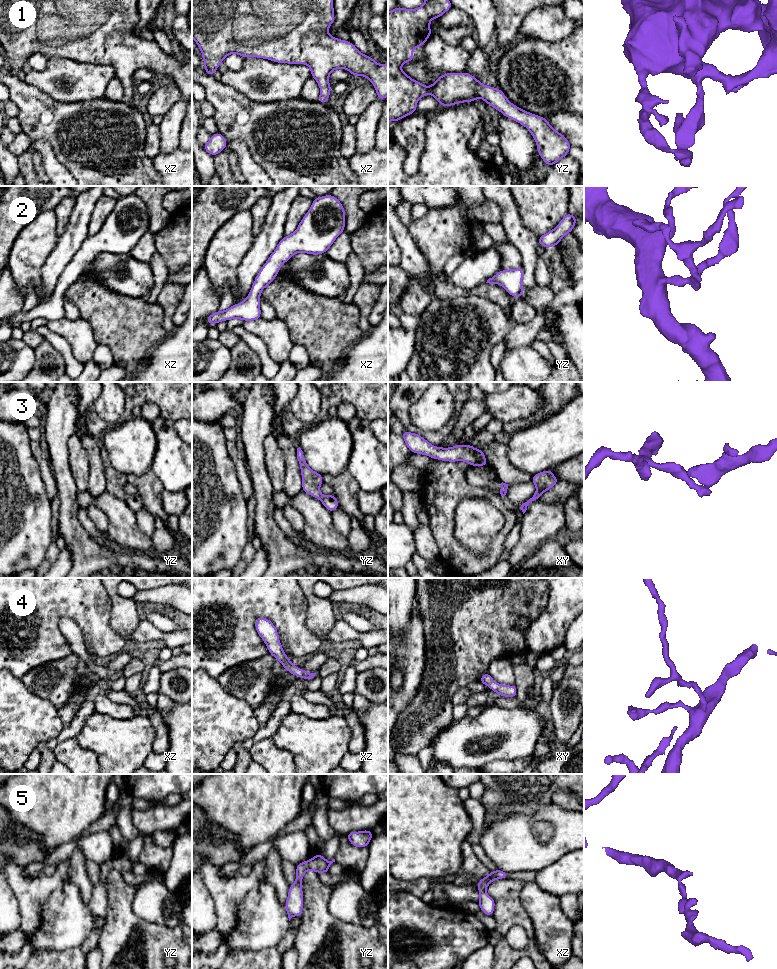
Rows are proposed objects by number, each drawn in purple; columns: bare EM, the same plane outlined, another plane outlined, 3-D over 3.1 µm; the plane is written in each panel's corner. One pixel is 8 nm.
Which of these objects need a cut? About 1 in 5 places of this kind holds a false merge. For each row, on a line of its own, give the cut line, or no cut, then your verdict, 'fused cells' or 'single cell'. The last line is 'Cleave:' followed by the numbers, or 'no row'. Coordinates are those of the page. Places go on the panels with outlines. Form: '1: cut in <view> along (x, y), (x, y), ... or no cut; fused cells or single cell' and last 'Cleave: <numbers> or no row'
1: no cut; single cell
2: no cut; single cell
3: no cut; single cell
4: no cut; single cell
5: no cut; single cell
Cleave: no row

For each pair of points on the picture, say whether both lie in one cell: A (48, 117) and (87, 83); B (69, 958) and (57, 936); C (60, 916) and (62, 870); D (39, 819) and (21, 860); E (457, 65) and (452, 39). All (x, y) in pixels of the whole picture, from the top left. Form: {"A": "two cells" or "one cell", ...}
{"A": "two cells", "B": "two cells", "C": "one cell", "D": "two cells", "E": "two cells"}

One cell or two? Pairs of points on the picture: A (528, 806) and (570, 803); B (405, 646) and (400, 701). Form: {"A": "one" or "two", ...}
{"A": "two", "B": "one"}

